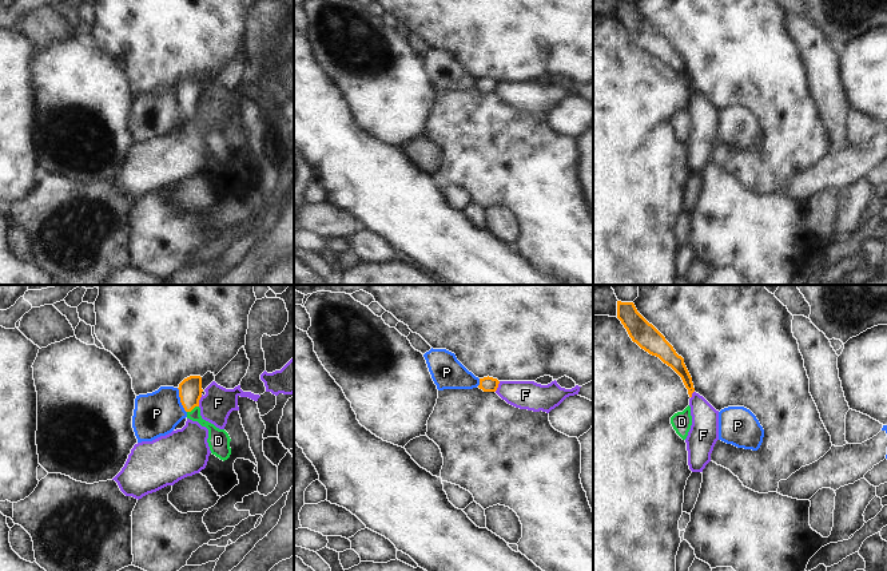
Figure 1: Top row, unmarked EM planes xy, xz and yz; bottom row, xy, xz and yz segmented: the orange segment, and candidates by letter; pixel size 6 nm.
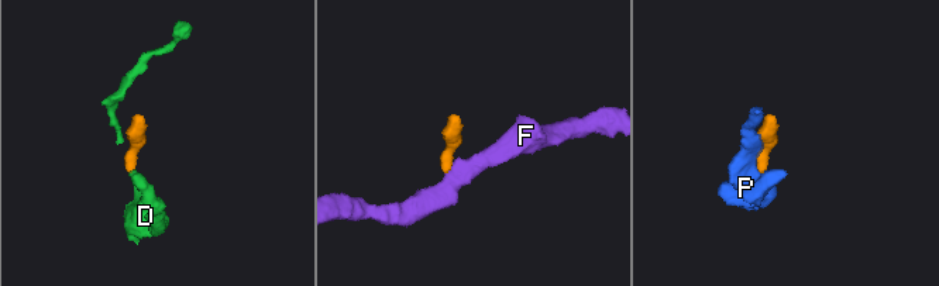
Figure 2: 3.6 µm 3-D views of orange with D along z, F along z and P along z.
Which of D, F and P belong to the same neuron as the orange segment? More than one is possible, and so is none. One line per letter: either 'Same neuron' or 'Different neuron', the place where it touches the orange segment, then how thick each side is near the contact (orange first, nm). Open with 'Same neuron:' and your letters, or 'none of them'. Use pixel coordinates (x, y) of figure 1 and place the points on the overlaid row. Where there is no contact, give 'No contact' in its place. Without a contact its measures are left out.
Same neuron: D
D: Same neuron. Touches orange at xy (193, 408). Thickness 140 nm (orange) against 130 nm
F: Different neuron. Touches orange at xy (199, 399). Thickness 140 nm (orange) against 190 nm
P: Different neuron. Touches orange at xy (181, 400). Thickness 140 nm (orange) against 260 nm

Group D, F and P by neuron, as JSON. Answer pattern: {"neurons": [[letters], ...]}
{"neurons": [["D"], ["F"], ["P"]]}

